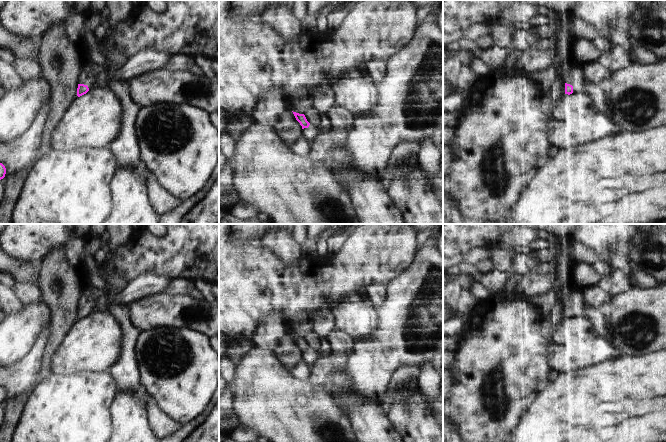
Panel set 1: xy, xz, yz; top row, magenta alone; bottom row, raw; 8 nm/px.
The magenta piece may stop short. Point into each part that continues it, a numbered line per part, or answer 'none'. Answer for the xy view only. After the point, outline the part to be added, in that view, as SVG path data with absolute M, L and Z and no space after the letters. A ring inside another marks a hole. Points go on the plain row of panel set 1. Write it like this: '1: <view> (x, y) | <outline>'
1: xy (86, 301) | M84 291L78 301L78 308L87 309L90 314L90 312L93 309L93 306L94 306L94 300L92 292Z

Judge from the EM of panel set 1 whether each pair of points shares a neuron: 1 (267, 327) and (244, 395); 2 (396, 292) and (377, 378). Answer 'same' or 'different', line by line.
1: different
2: same

